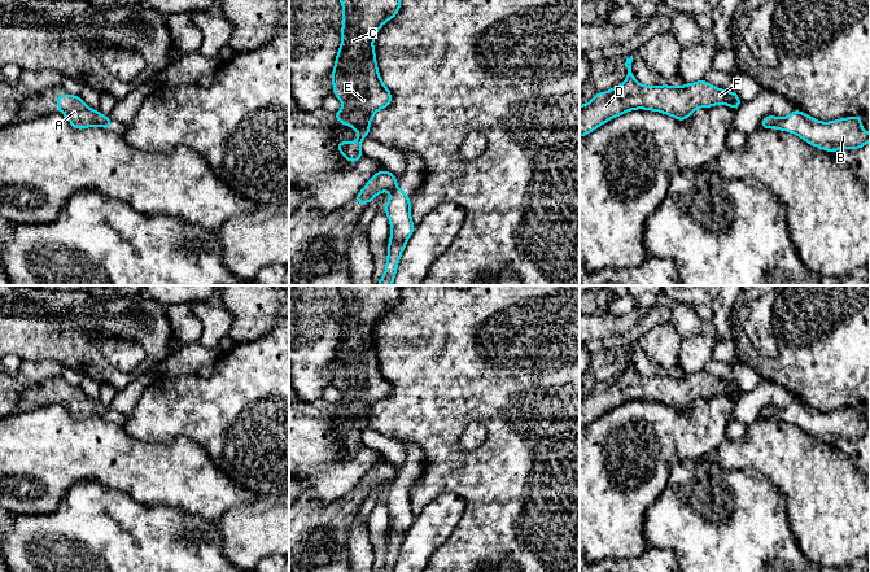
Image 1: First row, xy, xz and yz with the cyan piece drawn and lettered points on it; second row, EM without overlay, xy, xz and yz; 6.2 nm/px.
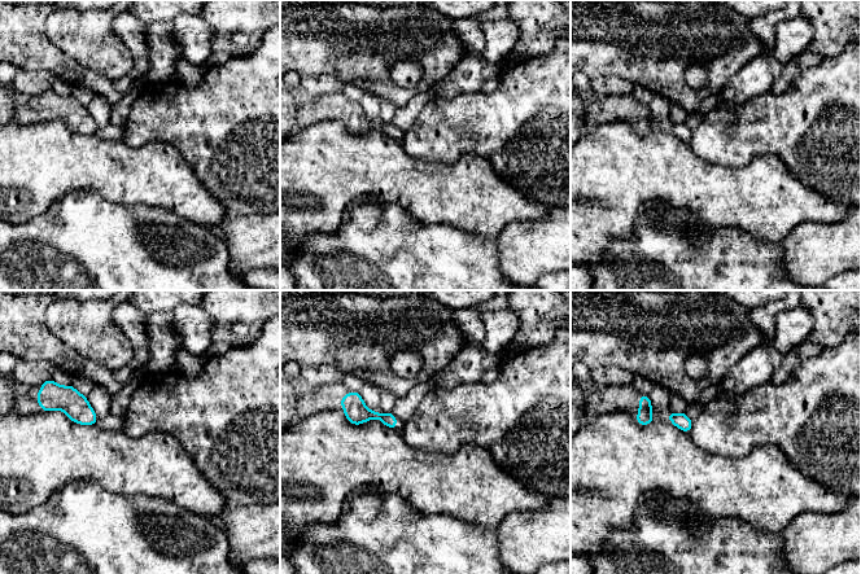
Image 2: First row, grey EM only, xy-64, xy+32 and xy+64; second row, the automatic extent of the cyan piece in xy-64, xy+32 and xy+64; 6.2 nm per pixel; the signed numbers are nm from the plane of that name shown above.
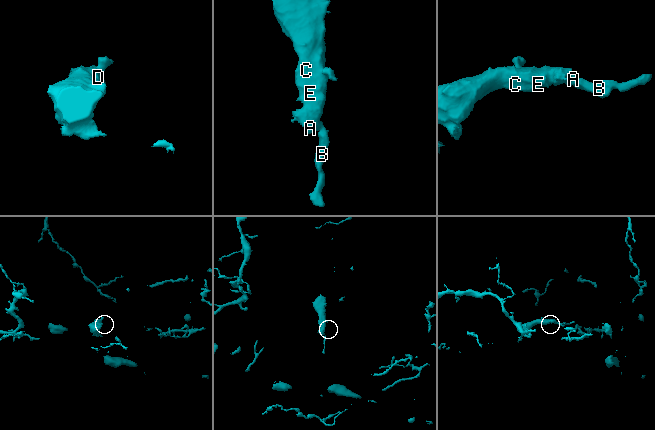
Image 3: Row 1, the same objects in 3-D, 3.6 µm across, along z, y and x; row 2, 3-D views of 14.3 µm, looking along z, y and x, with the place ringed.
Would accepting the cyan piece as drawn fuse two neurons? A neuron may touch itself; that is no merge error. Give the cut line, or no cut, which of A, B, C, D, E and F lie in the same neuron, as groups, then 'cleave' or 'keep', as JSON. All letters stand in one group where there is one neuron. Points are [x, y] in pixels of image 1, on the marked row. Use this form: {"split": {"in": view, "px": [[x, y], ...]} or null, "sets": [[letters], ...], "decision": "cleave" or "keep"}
{"split": {"in": "yz", "px": [[775, 118], [772, 126]]}, "sets": [["A", "C", "D", "E", "F"], ["B"]], "decision": "cleave"}

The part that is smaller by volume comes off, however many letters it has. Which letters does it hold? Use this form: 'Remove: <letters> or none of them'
Remove: A, C, D, E, F

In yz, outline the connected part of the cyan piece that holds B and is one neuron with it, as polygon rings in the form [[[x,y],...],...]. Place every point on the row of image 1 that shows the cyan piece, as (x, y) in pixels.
[[[801,110],[786,118],[775,118],[773,128],[800,136],[804,141],[835,153],[839,148],[860,149],[870,141],[870,134],[861,127],[861,115],[819,122]]]

